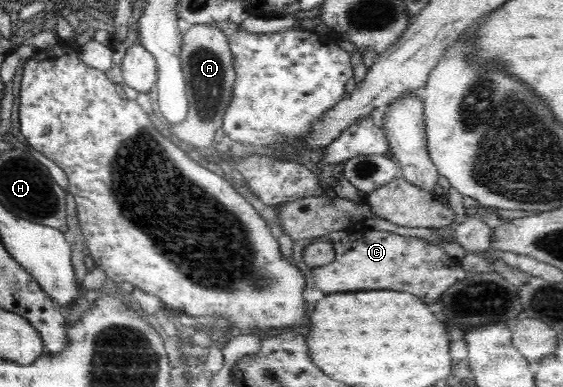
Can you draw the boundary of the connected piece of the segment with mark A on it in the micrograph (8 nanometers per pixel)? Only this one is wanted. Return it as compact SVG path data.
M195 24L185 32L181 41L180 59L186 82L188 115L179 125L170 126L169 130L183 144L197 146L200 150L210 149L210 145L215 142L216 132L222 128L225 109L233 96L236 79L233 69L235 60L227 34L218 26L219 24Z

